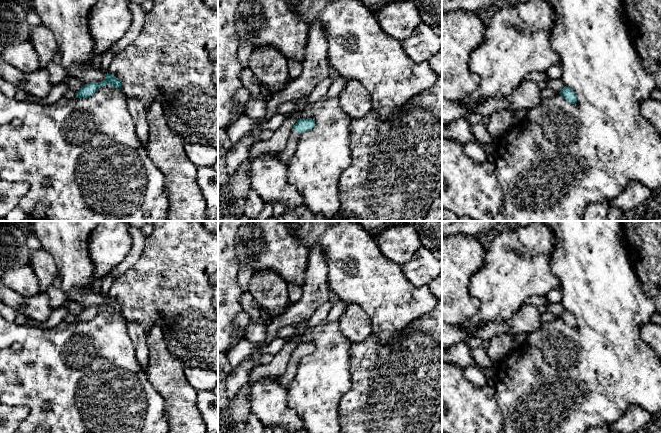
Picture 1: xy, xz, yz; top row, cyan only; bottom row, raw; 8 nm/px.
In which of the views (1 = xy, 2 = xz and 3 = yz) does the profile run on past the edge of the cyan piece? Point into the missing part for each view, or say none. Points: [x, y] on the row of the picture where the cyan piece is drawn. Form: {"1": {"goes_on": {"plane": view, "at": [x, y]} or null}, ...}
{"1": {"goes_on": null}, "2": {"goes_on": {"plane": "xz", "at": [285, 156]}}, "3": {"goes_on": null}}

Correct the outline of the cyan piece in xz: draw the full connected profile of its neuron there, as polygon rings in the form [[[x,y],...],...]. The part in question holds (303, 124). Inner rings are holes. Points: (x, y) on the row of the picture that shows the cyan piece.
[[[300,118],[297,121],[290,132],[285,150],[278,154],[278,158],[283,164],[288,165],[291,157],[294,155],[300,135],[311,130],[314,126],[315,121],[312,118]]]

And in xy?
[[[107,72],[106,78],[103,81],[85,84],[79,91],[77,91],[76,98],[88,98],[92,96],[100,86],[106,85],[111,85],[115,88],[121,89],[122,82],[118,78]]]

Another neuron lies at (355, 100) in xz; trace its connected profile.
[[[347,79],[338,99],[341,108],[350,118],[362,118],[372,110],[370,94],[359,81],[354,79]]]

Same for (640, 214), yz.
[[[643,207],[636,209],[631,215],[624,216],[621,221],[652,221],[655,216],[648,214]]]

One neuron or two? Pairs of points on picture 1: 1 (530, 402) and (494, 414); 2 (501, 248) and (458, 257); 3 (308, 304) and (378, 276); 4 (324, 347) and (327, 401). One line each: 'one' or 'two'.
1: two
2: two
3: two
4: one

